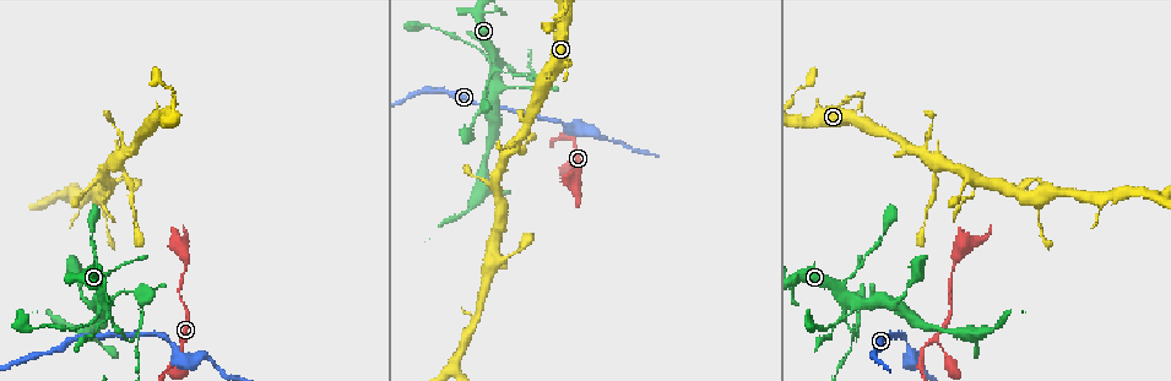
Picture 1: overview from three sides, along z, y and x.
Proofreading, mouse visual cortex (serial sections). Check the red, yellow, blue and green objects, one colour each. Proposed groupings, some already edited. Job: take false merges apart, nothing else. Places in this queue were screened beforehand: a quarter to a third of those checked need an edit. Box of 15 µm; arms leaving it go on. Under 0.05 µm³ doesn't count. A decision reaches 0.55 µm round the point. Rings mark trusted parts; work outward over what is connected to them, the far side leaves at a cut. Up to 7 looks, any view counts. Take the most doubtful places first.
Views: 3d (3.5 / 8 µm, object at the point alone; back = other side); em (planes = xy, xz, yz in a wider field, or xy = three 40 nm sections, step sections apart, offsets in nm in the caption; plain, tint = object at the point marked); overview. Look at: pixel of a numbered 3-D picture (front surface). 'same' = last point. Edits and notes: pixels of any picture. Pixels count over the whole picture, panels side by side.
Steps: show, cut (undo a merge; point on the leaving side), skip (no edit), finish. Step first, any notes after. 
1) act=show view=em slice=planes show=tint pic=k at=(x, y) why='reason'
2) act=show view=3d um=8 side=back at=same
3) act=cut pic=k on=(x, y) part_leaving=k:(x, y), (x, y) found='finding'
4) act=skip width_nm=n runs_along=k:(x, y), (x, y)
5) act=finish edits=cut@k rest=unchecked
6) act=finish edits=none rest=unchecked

act=show view=3d um=8 pic=1 at=(847, 301) why='sharp bend'

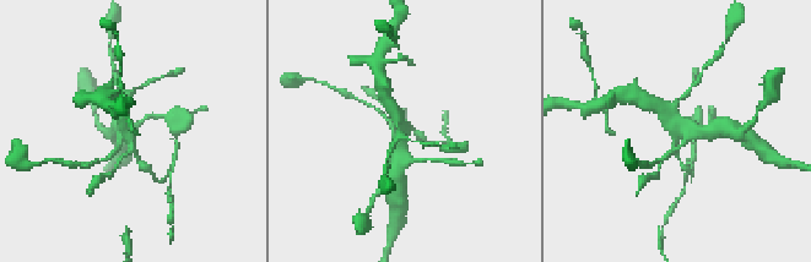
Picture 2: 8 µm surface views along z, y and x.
act=show view=em slice=xy step=2 show=tint pic=2 at=(126, 127)

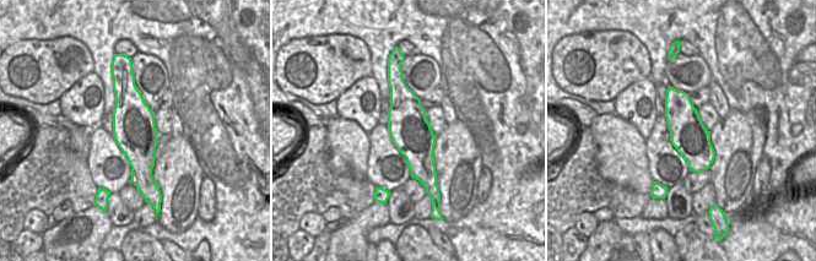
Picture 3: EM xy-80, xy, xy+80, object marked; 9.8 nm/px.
act=skip found='continuous, no second cell'

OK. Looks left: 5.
act=show view=3d um=3.5 side=back pic=1 at=(138, 335) why='thin neck'

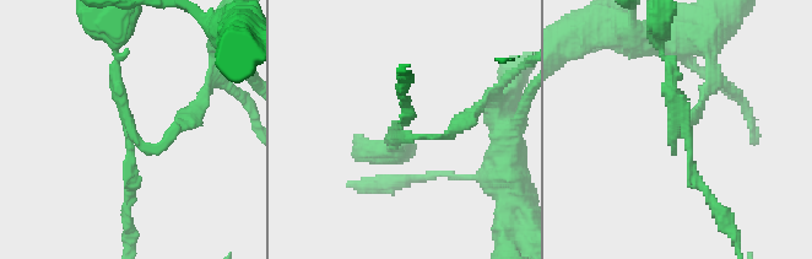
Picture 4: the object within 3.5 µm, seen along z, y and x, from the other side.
act=show view=em slice=xy step=2 show=tint pic=4 at=(137, 138) arms=3 arm_widths_nm=150,150,150

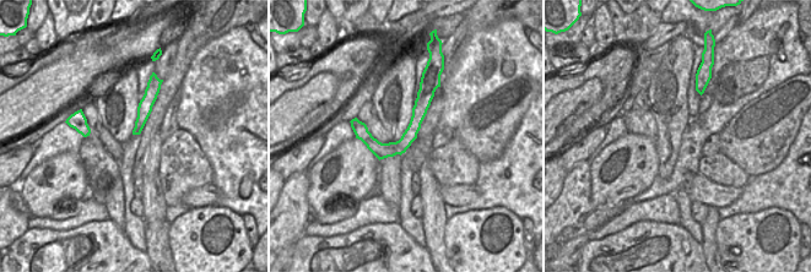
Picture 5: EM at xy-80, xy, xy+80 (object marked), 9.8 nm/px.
act=skip runs_along=4:(474, 113), (447, 135), (390, 144) found='all the same cell'

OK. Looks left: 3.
act=show view=3d um=8 pic=1 at=(200, 356) why='abrupt turn'

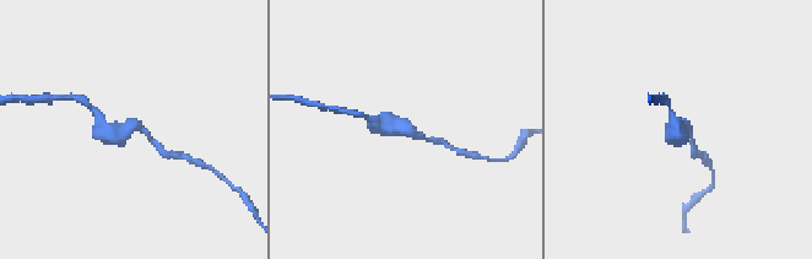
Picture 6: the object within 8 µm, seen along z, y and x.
act=show view=em slice=xy step=2 show=tint pic=6 at=(133, 126)

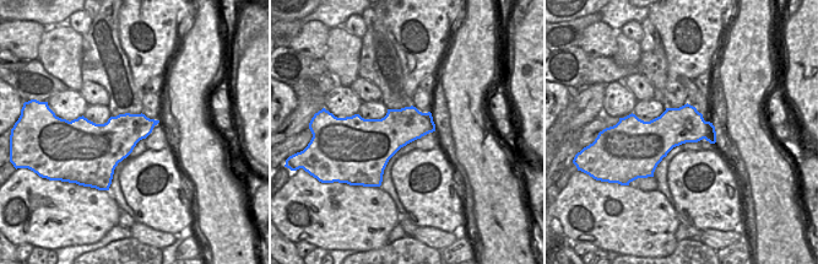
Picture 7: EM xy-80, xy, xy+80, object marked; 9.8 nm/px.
act=skip arm_widths_nm=150,500 runs_along=6:(102, 125), (137, 125), (158, 146) found='continuous, no second cell'

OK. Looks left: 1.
act=finish edits=none rest=unchecked

